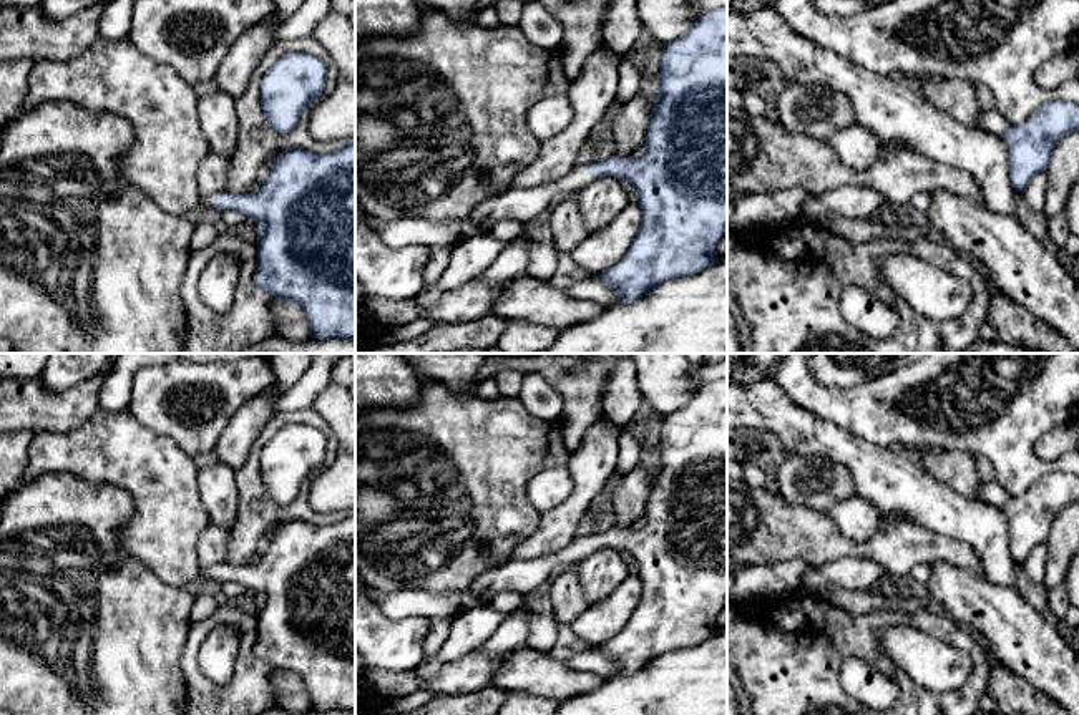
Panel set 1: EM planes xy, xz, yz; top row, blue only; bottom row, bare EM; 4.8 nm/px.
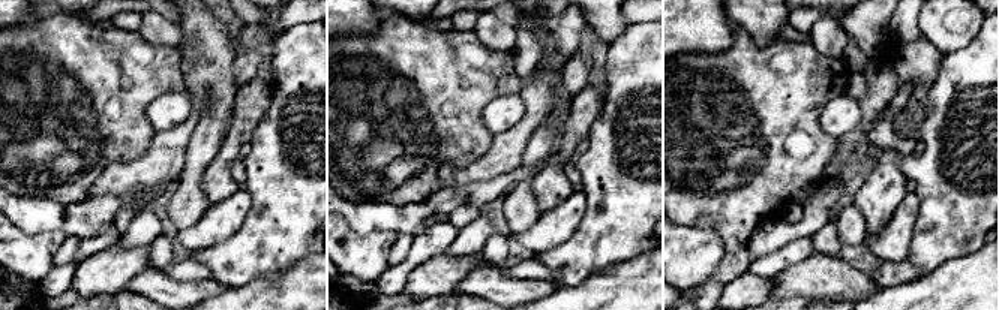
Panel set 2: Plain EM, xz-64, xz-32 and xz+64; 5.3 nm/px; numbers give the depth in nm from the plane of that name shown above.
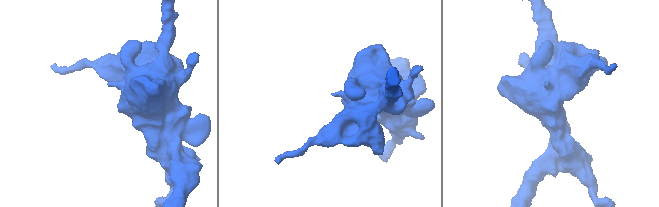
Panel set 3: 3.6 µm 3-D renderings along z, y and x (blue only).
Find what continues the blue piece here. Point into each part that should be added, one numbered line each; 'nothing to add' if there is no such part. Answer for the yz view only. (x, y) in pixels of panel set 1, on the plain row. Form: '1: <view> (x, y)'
1: yz (922, 573)

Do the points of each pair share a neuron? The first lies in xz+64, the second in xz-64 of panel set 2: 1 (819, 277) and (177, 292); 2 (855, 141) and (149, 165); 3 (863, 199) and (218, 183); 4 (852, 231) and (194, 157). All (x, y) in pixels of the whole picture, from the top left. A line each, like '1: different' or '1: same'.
1: same
2: same
3: same
4: same

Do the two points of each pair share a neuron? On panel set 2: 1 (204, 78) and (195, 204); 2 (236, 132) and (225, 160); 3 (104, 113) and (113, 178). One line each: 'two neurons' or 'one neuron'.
1: one neuron
2: one neuron
3: two neurons

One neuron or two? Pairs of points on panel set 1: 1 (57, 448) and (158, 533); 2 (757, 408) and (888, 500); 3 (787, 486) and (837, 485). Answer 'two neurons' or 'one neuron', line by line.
1: one neuron
2: one neuron
3: one neuron

